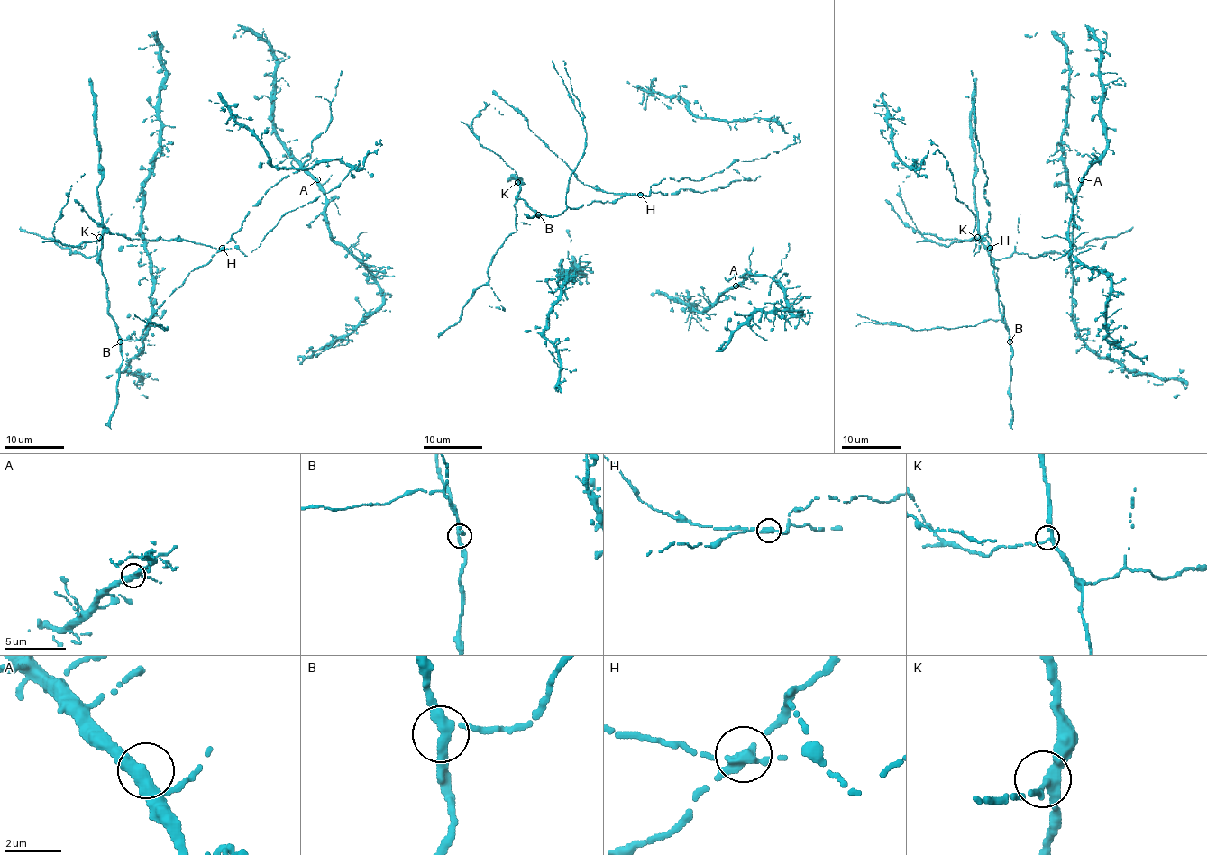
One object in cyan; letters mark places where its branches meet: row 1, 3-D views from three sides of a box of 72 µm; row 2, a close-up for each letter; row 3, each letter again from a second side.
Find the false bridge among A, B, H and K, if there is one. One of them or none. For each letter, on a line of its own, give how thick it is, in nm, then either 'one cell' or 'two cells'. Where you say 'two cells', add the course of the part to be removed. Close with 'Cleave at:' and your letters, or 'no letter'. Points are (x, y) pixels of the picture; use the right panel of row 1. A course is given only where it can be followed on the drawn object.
A: 340 nm | one cell
B: 240 nm | one cell
H: 280 nm | two cells | (990, 248), (986, 241), (973, 237), (962, 241), (939, 239), (929, 233), (920, 234), (907, 225), (886, 199)
K: 280 nm | one cell
Cleave at: H

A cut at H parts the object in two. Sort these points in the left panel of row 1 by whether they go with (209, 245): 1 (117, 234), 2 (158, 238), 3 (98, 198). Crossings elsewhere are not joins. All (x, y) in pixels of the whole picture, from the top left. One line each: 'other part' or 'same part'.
1: same part
2: same part
3: other part

